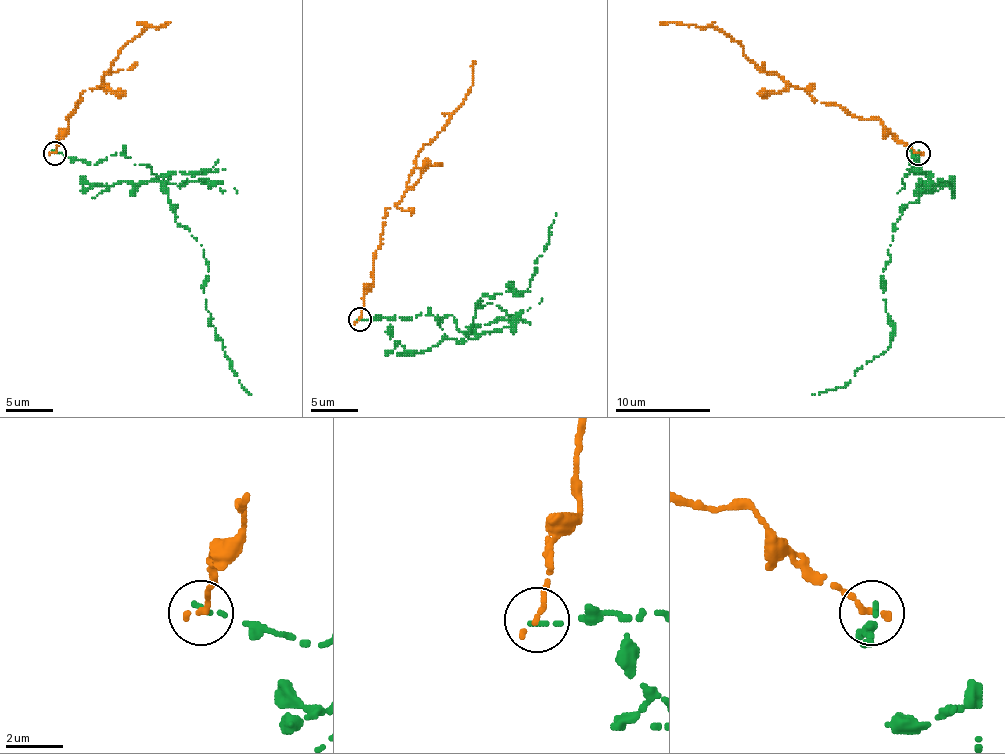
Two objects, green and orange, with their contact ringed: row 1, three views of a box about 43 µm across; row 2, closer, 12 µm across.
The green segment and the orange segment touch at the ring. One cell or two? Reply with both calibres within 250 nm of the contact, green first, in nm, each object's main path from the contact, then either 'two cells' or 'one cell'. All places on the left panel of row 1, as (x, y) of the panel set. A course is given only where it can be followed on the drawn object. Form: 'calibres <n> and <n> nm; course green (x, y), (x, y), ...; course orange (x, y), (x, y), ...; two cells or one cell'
calibres 170 and 260 nm; course green (54, 152), (97, 164), (123, 152), (161, 176), (175, 221), (203, 250), (213, 325), (229, 368), (251, 394); course orange (54, 152), (80, 96), (97, 88), (104, 74), (111, 72), (113, 60), (142, 32), (170, 22); two cells

